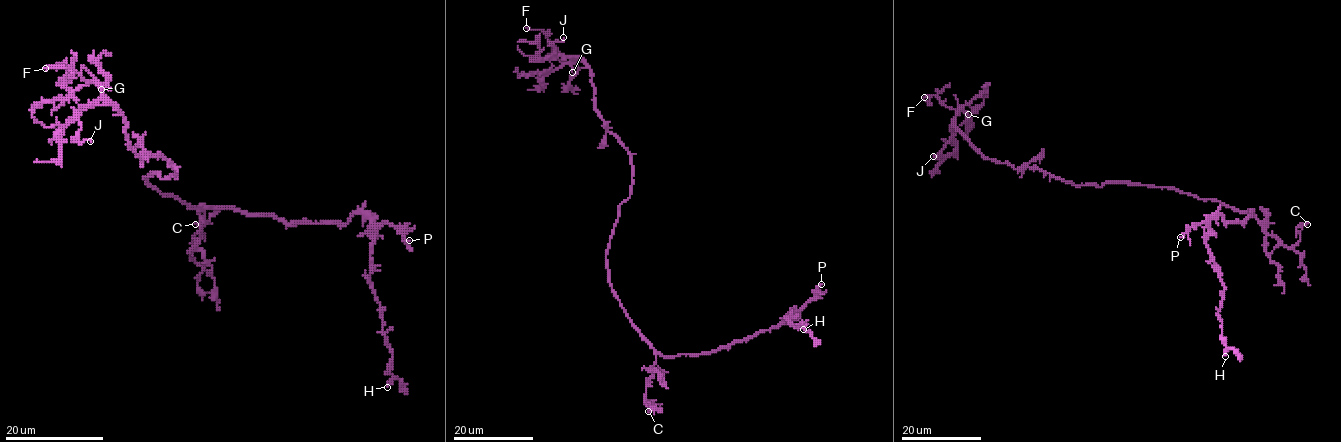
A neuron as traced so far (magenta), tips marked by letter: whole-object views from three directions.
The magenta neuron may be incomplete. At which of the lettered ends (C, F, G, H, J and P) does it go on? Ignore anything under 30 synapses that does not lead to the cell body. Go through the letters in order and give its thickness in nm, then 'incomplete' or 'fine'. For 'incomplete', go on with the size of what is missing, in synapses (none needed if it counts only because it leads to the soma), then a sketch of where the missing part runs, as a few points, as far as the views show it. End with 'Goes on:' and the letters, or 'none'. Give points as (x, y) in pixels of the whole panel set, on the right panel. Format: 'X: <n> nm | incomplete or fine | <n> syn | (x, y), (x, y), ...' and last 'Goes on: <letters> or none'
C: 140 nm | fine
F: 200 nm | incomplete | (924, 97), (906, 120), (898, 119), (910, 93), (915, 55)
G: 140 nm | fine
H: 240 nm | fine
J: 100 nm | fine
P: 140 nm | fine
Goes on: F

